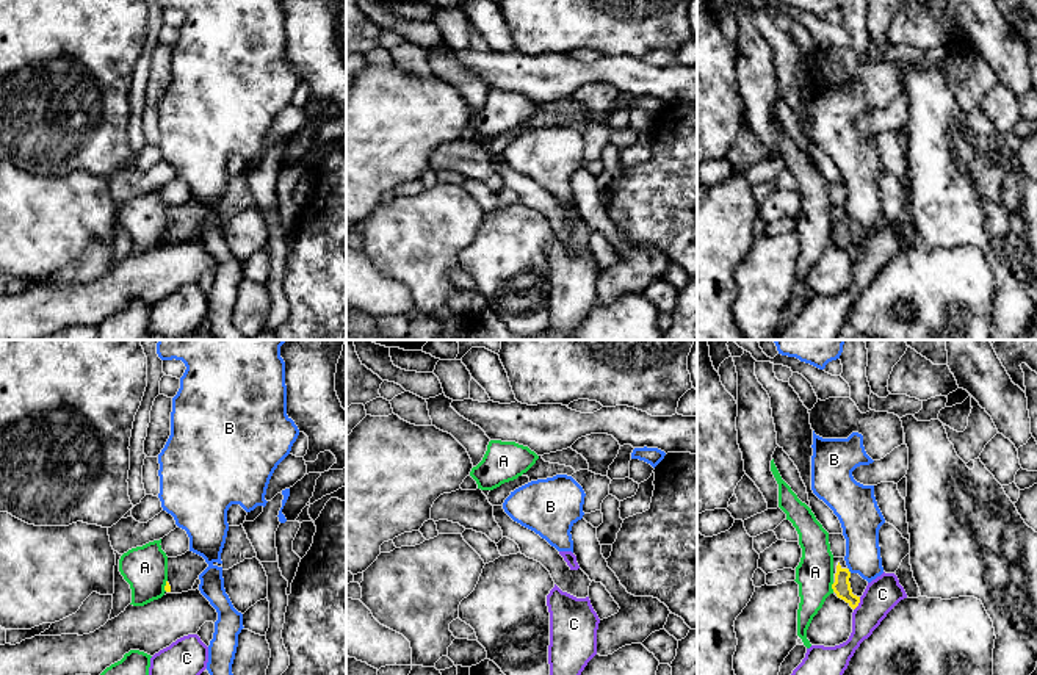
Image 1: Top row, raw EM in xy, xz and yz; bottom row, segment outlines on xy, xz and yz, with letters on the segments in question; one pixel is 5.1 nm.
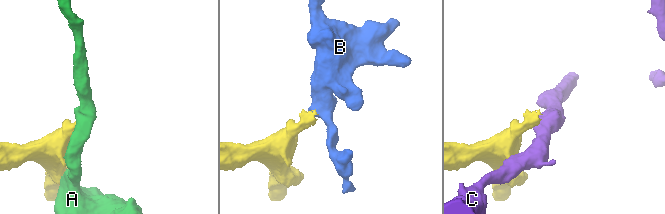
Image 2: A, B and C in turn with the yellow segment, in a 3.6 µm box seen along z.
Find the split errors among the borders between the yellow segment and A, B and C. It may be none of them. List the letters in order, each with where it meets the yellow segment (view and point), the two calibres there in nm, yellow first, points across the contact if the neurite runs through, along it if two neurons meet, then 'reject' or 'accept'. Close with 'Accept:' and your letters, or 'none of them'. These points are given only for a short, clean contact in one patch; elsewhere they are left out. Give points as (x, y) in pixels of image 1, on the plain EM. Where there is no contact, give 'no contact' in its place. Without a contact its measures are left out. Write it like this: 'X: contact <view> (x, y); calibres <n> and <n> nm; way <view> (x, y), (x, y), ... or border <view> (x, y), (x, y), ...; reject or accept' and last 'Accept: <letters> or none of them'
A: contact yz (832, 237); calibres 90 and 190 nm; border yz (834, 232), (832, 240); reject
B: contact yz (848, 220); calibres 90 and 200 nm; border yz (848, 216), (851, 221); reject
C: contact yz (859, 251); calibres 90 and 180 nm; border yz (860, 246), (854, 259); reject
Accept: none of them

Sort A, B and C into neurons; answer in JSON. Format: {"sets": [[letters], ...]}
{"sets": [["A"], ["B"], ["C"]]}

